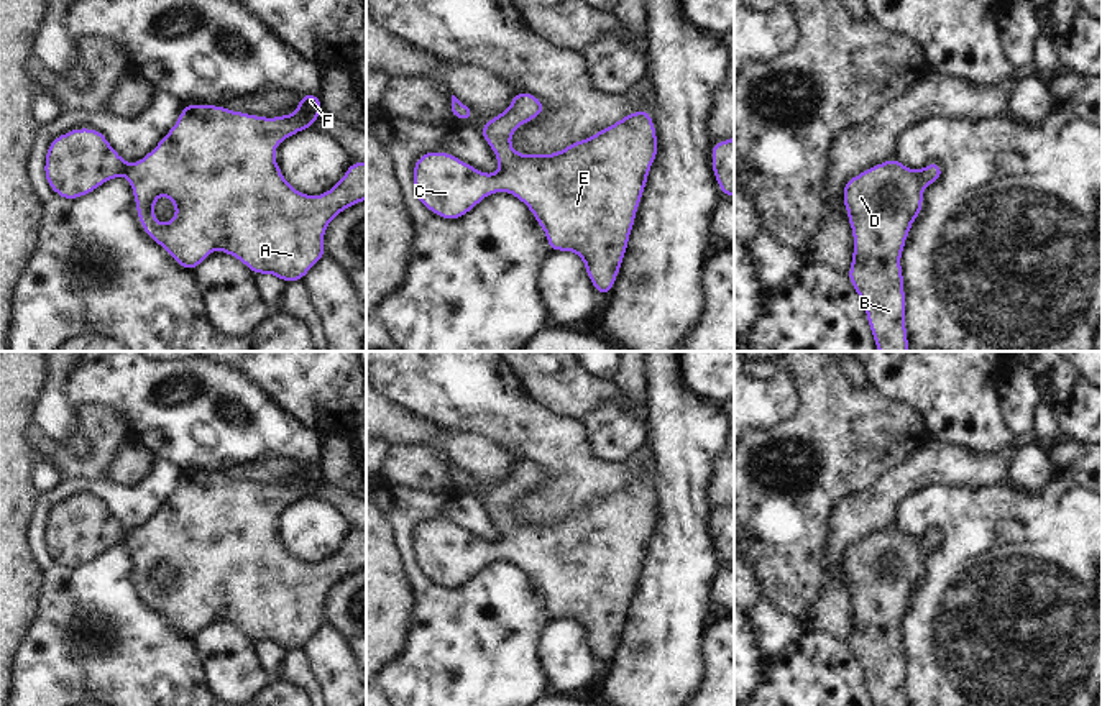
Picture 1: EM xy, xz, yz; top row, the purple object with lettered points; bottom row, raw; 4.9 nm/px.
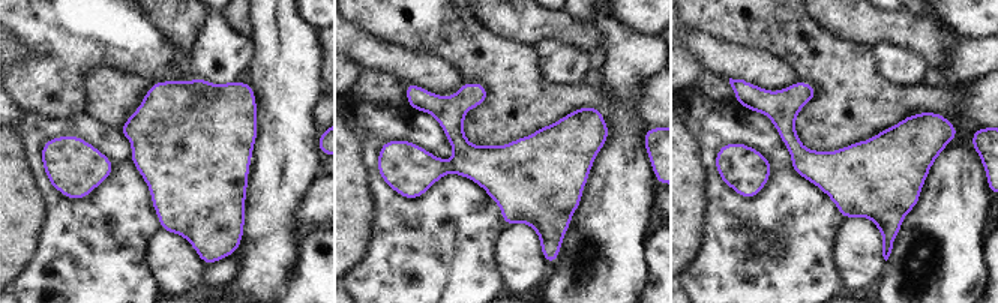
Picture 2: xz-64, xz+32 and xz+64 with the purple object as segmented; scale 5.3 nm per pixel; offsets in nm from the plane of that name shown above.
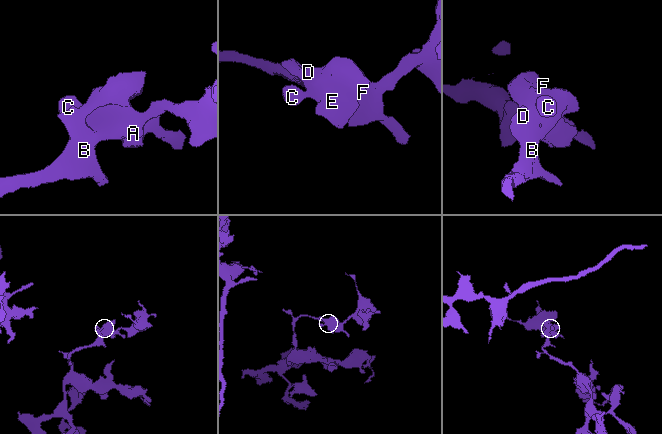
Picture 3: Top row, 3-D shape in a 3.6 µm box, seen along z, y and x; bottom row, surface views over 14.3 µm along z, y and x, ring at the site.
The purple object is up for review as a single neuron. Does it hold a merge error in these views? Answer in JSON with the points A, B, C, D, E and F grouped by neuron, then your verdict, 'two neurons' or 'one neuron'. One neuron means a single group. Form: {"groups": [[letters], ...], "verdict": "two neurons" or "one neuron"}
{"groups": [["A", "B", "C", "D", "E", "F"]], "verdict": "one neuron"}

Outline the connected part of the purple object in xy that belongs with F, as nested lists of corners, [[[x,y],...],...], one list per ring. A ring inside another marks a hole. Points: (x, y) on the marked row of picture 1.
[[[319,94],[299,95],[296,112],[273,118],[222,105],[187,103],[164,138],[130,166],[97,128],[72,128],[51,140],[43,166],[44,177],[61,199],[76,200],[125,174],[143,232],[186,271],[194,273],[218,250],[240,259],[253,274],[273,274],[286,284],[299,282],[327,256],[327,225],[348,207],[366,200],[363,161],[351,161],[343,177],[315,197],[296,190],[281,174],[274,158],[276,146],[302,130],[310,130],[322,113]],[[159,195],[168,195],[177,209],[168,225],[154,218]]]

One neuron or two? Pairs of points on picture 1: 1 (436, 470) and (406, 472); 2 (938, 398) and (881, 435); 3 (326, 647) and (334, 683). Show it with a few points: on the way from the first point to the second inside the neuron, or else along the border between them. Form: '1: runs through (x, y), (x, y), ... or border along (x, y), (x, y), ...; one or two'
1: runs through (429, 470), (413, 470); one
2: border along (882, 394), (912, 406), (922, 416), (928, 439); two
3: runs through (329, 655), (329, 675); one

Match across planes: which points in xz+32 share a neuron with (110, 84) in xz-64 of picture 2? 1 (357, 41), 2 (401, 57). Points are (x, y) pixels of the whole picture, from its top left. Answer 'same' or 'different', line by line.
1: same
2: same

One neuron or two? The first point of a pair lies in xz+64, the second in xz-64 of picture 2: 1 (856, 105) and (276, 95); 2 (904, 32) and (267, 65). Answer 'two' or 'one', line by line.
1: two
2: two

